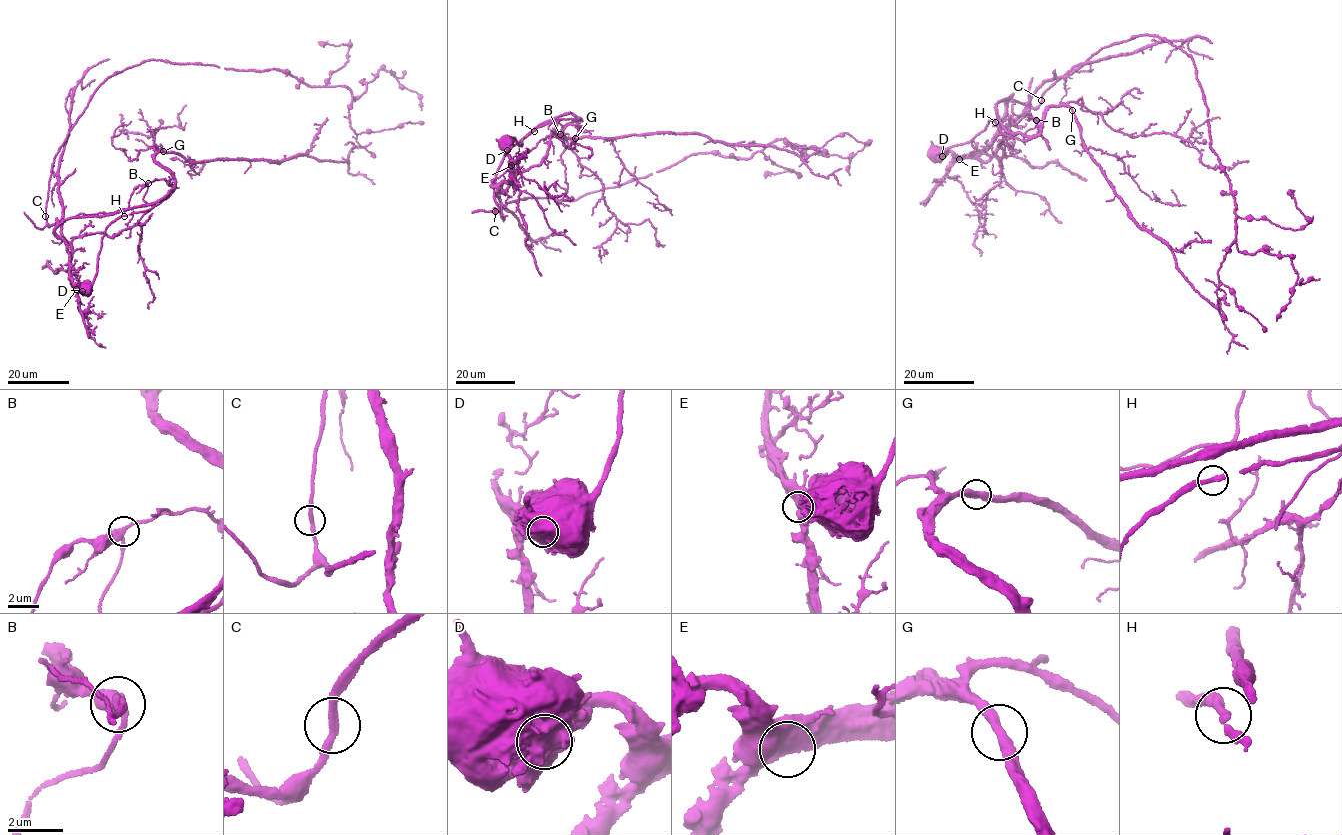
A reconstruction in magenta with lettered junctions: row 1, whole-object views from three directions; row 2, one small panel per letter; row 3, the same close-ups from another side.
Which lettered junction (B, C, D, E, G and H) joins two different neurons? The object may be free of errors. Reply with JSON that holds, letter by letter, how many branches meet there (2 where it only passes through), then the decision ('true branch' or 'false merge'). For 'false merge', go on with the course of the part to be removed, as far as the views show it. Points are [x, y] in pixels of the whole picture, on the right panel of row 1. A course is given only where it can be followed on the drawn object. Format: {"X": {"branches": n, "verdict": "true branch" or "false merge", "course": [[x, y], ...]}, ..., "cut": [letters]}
{"B": {"branches": 3, "verdict": "true branch"}, "C": {"branches": 2, "verdict": "true branch"}, "D": {"branches": 1, "verdict": "false merge", "course": [[942, 156], [952, 152], [957, 156], [992, 155], [1044, 82], [1085, 64], [1163, 40], [1198, 36], [1212, 43]]}, "E": {"branches": 1, "verdict": "true branch"}, "G": {"branches": 2, "verdict": "true branch"}, "H": {"branches": 1, "verdict": "true branch"}, "cut": ["D"]}

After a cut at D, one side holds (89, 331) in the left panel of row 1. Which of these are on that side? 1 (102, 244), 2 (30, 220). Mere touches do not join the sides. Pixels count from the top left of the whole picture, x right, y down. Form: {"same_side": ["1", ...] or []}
{"same_side": []}

